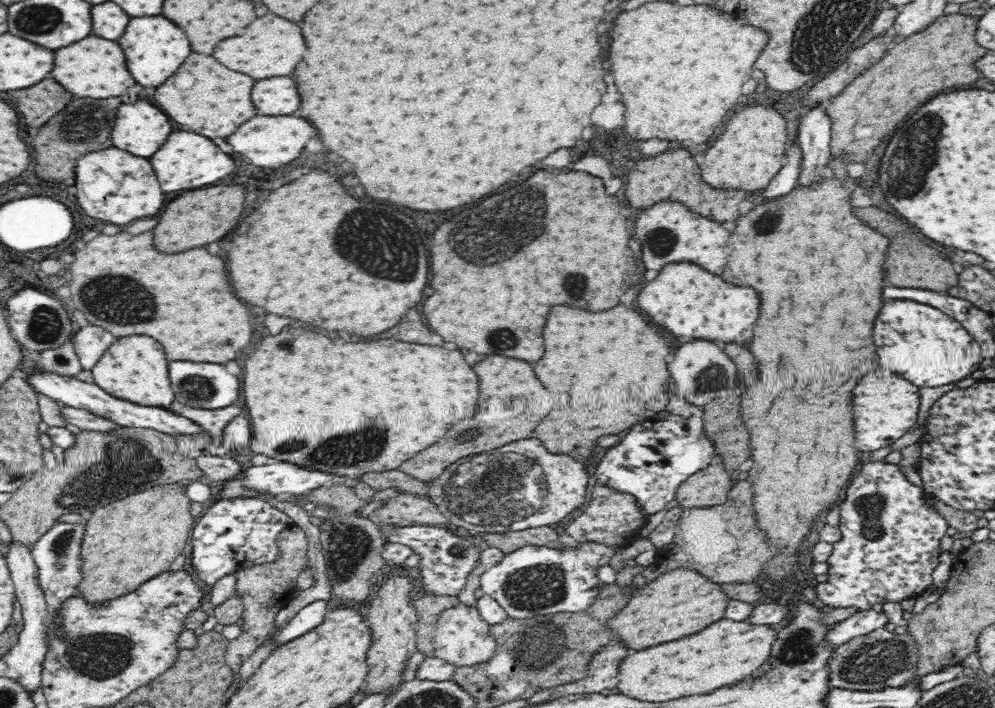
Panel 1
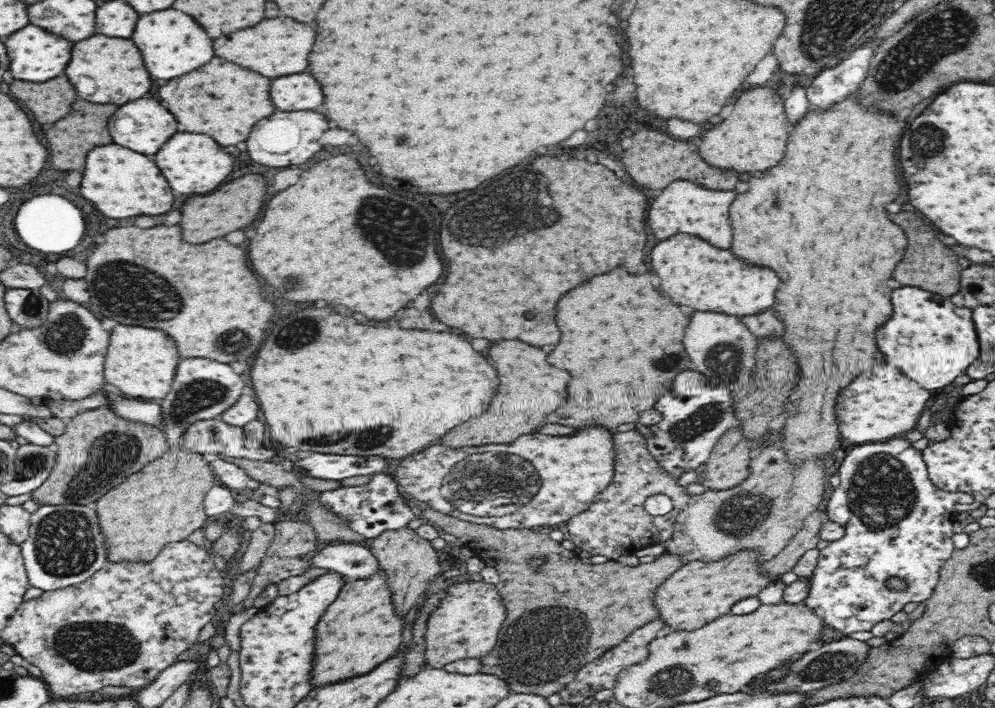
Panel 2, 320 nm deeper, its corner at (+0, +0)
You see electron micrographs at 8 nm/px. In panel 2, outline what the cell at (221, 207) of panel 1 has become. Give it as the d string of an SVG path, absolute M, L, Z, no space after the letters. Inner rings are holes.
M258 174L242 176L242 180L234 180L234 184L222 184L218 192L214 192L212 196L206 194L188 198L180 210L182 240L188 244L204 244L232 230L240 230L258 216L258 212L262 210L262 200L264 200L264 182Z

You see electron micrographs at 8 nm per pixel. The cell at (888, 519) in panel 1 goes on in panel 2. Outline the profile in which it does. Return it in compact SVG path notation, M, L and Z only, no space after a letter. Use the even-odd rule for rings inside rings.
M904 436L850 450L840 466L840 480L825 513L828 521L844 528L844 536L820 550L818 565L807 580L808 594L802 604L824 624L848 636L852 632L870 631L877 622L900 612L904 605L928 601L933 596L940 582L940 571L955 550L952 541L953 523L957 520L955 505L971 504L974 498L967 492L946 492L932 484L921 451ZM891 579L903 580L906 588L894 590L889 584Z

